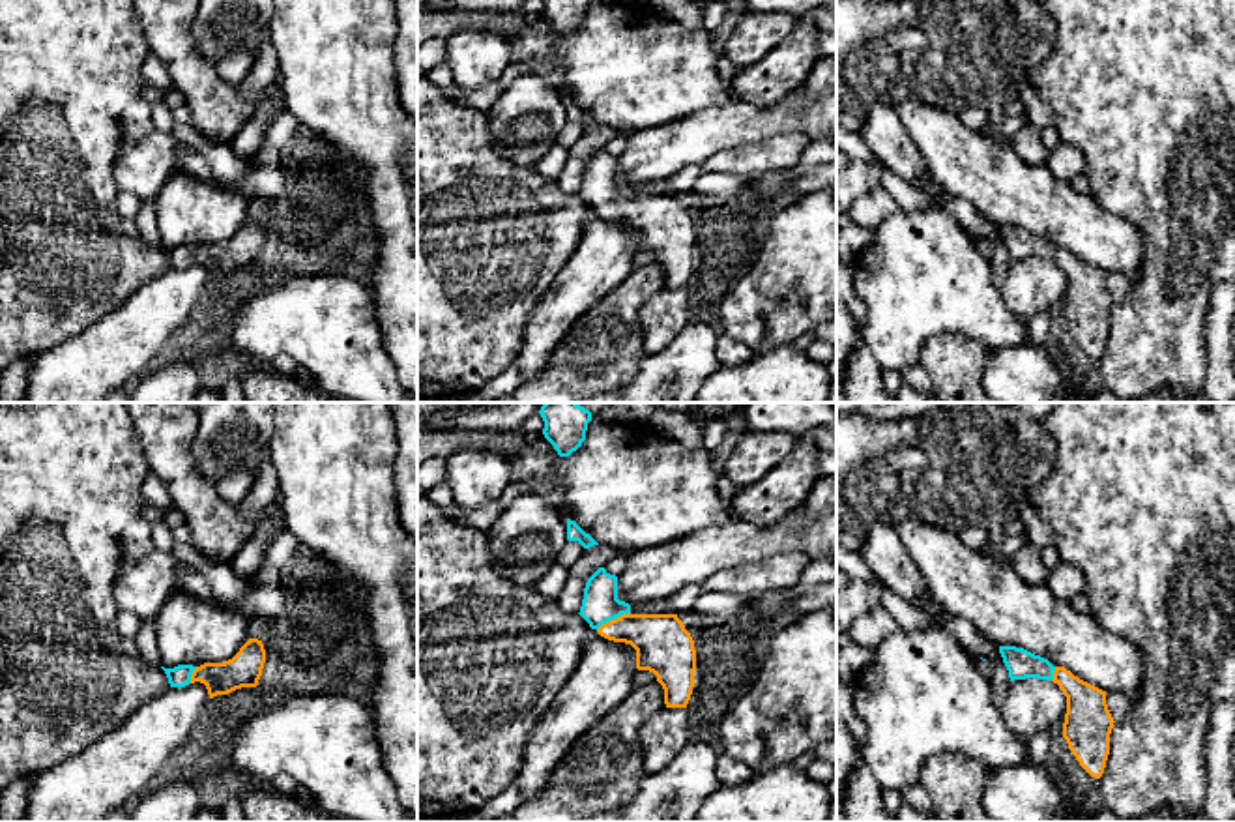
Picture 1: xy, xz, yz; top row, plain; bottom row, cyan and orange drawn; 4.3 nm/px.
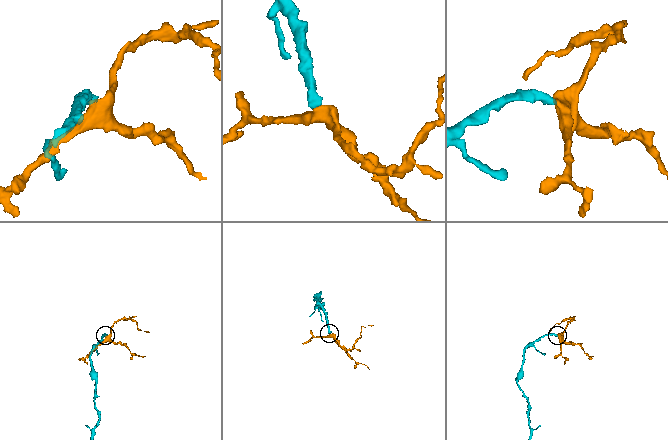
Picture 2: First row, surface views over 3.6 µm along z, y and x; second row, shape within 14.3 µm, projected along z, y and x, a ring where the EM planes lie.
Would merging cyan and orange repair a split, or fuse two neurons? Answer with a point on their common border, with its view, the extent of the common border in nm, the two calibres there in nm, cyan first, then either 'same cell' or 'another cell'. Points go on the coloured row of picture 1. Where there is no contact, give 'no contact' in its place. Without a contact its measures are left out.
contact xz (612, 618); length 170 nm; calibres 160 and 240 nm; same cell

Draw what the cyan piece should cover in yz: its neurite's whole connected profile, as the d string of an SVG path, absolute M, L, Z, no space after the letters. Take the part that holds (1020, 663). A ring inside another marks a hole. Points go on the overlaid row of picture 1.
M999 646L999 653L1010 682L1039 678L1059 685L1067 697L1063 738L1080 766L1091 777L1100 779L1110 755L1110 734L1115 723L1106 704L1106 691L1024 648Z

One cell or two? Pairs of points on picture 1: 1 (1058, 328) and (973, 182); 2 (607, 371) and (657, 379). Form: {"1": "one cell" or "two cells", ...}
{"1": "two cells", "2": "two cells"}

